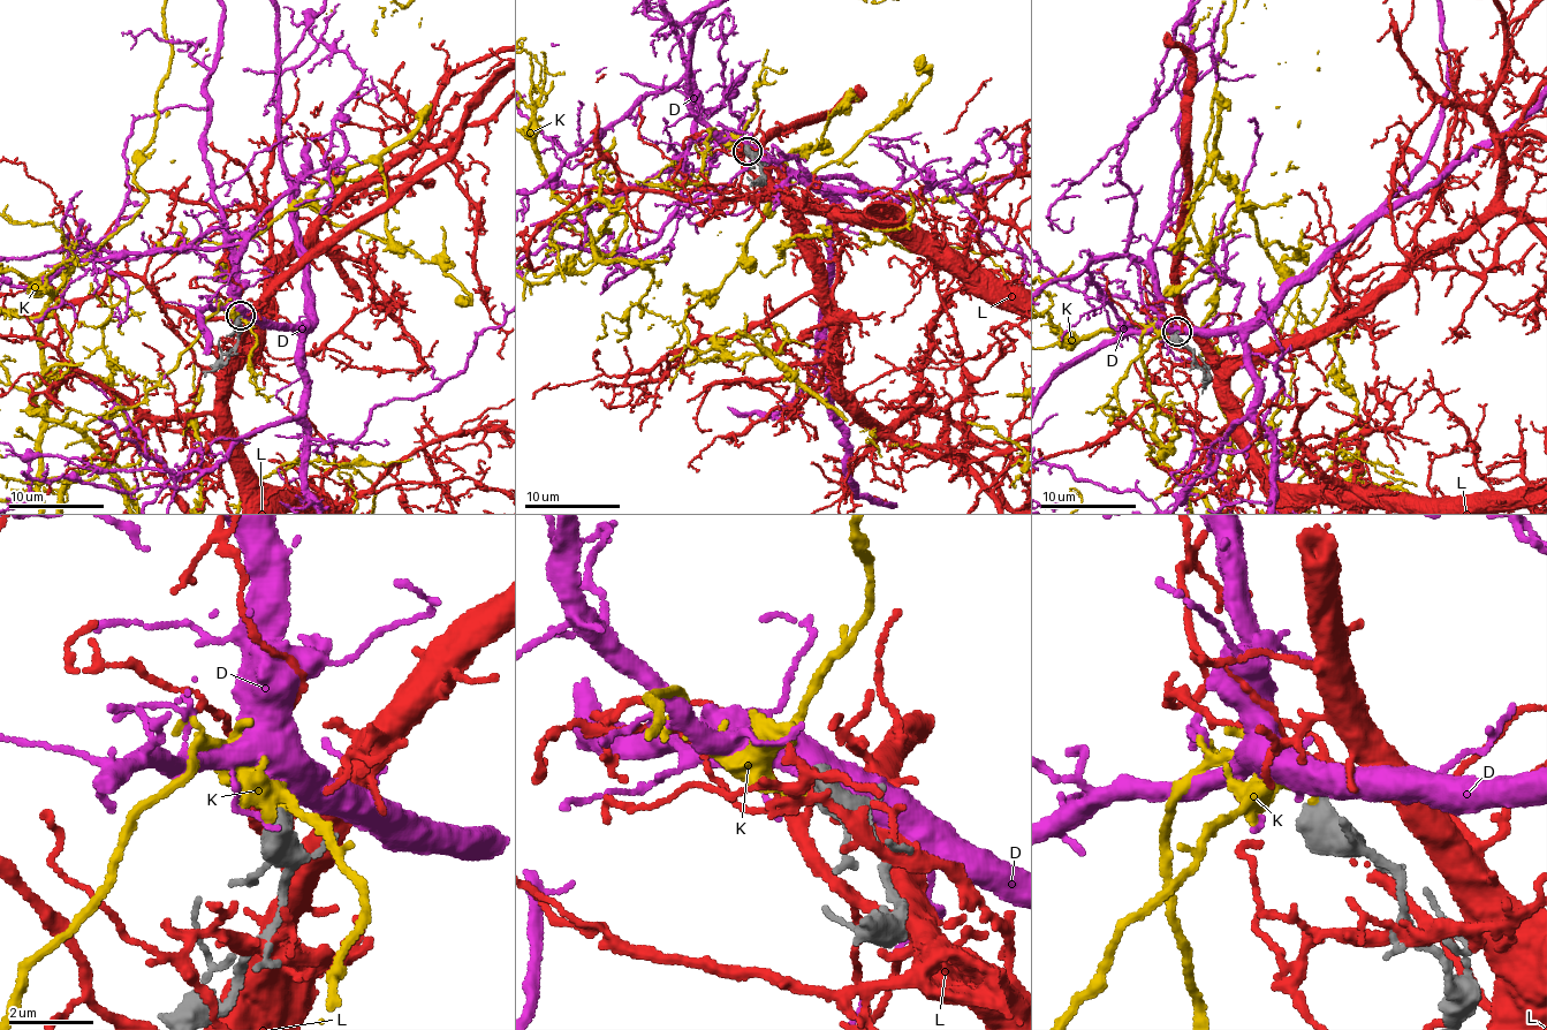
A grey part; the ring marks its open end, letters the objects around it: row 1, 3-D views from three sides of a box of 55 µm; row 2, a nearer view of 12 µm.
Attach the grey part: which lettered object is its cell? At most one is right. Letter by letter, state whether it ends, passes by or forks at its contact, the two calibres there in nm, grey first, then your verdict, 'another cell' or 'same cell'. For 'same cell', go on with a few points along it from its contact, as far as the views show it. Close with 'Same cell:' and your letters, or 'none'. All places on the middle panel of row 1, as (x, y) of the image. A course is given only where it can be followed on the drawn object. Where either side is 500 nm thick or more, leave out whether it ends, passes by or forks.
D: calibres 480 and 550 nm; another cell
K: calibres 650 and 160 nm; another cell
L: it passes by; calibres 440 and 140 nm; another cell
Same cell: none

